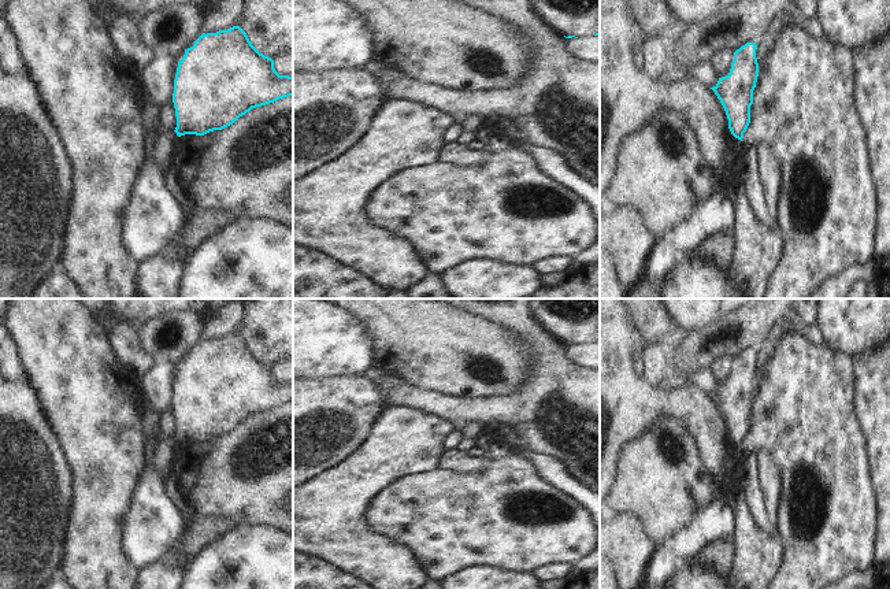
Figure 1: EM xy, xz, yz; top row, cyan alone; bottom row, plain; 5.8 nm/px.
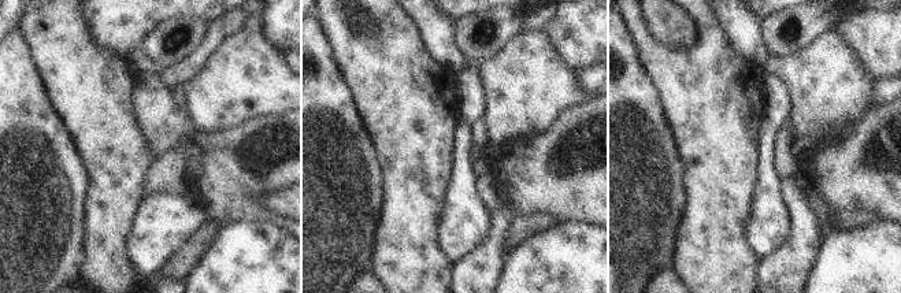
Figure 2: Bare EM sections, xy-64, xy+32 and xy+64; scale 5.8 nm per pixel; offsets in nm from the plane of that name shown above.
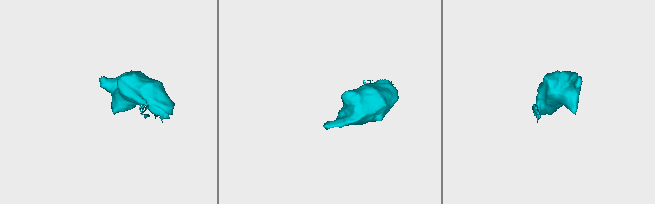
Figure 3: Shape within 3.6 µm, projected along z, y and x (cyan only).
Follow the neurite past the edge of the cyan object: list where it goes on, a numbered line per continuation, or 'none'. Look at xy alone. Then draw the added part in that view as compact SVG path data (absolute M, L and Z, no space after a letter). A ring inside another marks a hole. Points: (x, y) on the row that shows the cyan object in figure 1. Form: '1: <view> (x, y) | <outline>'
none

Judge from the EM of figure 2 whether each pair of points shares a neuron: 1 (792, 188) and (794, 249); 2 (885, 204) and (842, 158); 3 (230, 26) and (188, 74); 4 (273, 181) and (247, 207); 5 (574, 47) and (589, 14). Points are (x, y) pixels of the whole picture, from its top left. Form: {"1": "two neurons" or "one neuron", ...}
{"1": "one neuron", "2": "one neuron", "3": "one neuron", "4": "one neuron", "5": "one neuron"}

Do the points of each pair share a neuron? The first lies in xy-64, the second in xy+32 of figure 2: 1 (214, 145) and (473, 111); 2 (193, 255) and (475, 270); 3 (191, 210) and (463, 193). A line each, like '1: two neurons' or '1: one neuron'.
1: two neurons
2: two neurons
3: one neuron

